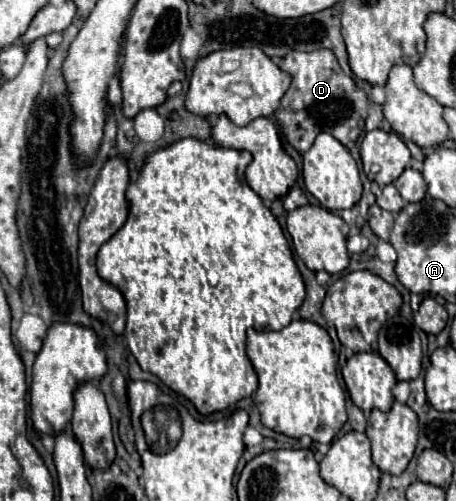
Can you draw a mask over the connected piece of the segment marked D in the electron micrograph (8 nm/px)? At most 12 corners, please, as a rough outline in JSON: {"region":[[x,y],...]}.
{"region":[[329,49],[293,51],[275,119],[305,153],[365,127],[367,95]]}

